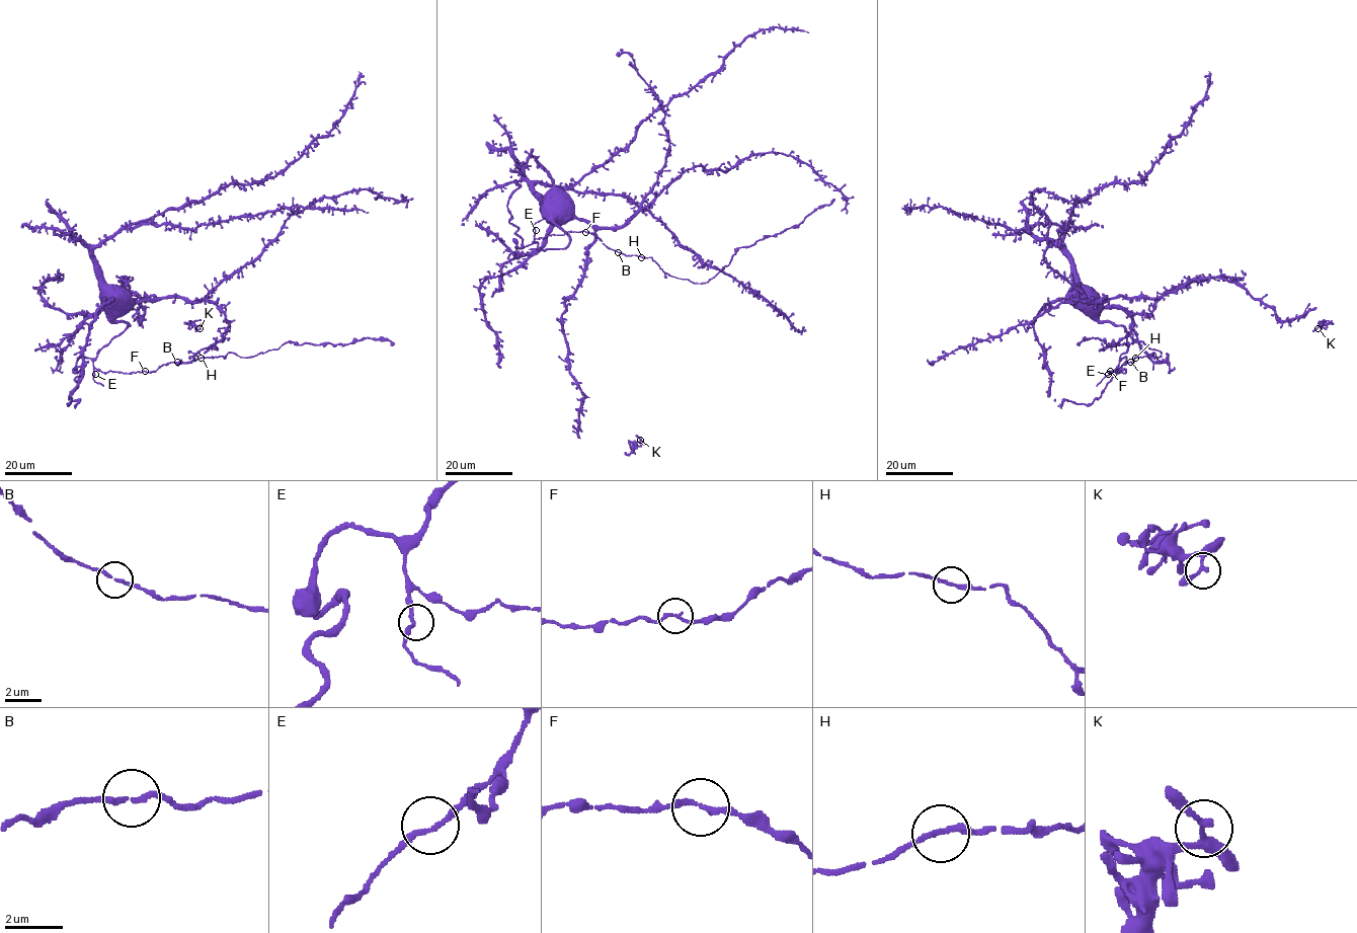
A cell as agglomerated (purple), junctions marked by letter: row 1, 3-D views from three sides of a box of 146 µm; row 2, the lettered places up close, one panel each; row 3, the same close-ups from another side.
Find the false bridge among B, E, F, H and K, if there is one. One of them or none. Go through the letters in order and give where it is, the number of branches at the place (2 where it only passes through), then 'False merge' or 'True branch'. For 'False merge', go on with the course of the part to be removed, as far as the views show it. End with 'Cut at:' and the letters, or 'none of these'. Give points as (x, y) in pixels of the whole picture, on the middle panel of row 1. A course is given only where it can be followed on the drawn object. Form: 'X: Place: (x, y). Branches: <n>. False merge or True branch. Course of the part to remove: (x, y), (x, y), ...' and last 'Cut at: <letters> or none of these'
B: Place: (618, 252). Branches: 2. True branch
E: Place: (536, 230). Branches: 2. True branch
F: Place: (585, 232). Branches: 2. True branch
H: Place: (641, 257). Branches: 2. True branch
K: Place: (640, 440). Branches: 2. True branch
Cut at: none of these

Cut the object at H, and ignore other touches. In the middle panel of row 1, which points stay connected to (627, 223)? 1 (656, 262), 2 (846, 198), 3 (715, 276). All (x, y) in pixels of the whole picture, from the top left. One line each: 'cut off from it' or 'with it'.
1: cut off from it
2: with it
3: cut off from it

